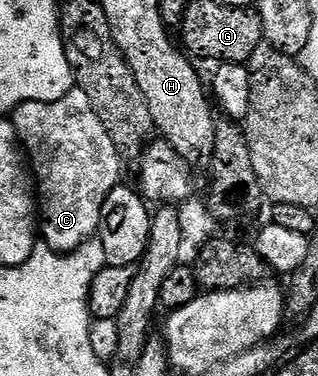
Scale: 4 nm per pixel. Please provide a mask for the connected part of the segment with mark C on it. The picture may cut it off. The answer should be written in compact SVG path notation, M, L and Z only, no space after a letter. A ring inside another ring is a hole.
M69 93L57 101L64 105L64 117L60 117L60 113L52 118L43 117L43 120L60 121L60 129L68 125L68 137L64 137L64 141L60 141L60 137L52 141L52 145L56 145L56 153L44 153L40 161L32 161L36 158L36 149L26 150L36 180L38 219L43 242L47 248L65 255L97 234L105 197L121 182L123 160L93 105L86 103L81 109L75 109L72 101ZM60 149L64 149L64 153L60 153ZM68 149L76 149L76 153L68 153ZM48 169L52 169L52 177L56 177L60 185L44 185ZM64 181L68 181L68 189L64 189Z

